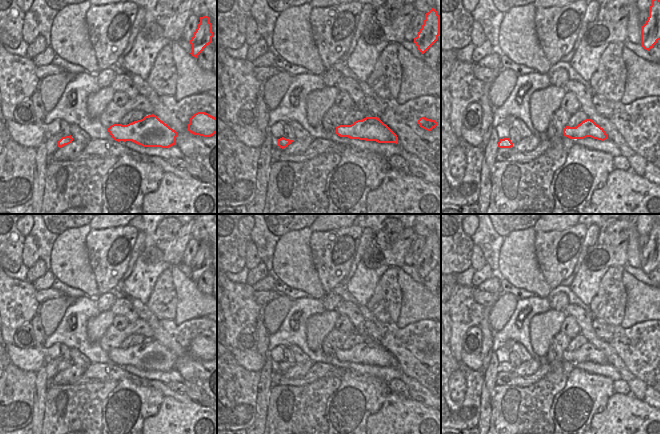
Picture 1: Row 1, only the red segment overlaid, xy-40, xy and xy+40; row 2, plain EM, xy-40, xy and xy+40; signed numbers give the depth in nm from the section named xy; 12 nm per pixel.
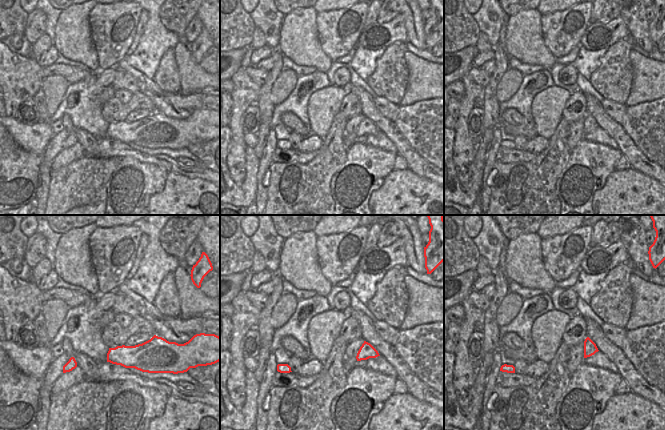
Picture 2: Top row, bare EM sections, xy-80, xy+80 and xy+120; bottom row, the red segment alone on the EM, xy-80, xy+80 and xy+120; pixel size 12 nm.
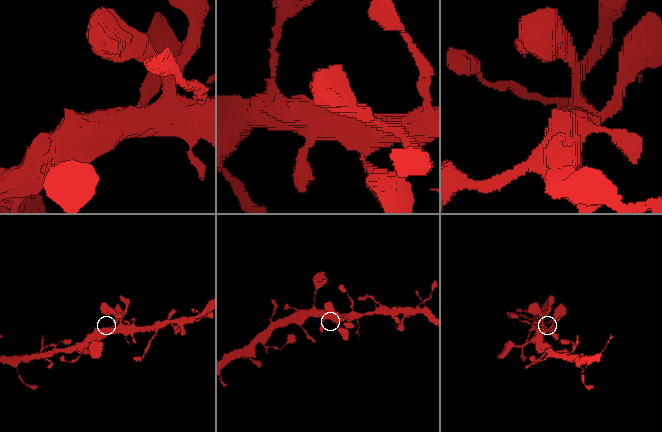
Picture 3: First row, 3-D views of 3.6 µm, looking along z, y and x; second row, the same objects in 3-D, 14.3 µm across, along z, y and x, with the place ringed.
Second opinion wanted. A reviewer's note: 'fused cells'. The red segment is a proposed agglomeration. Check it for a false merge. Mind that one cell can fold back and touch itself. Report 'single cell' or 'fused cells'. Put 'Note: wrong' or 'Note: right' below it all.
single cell
Note: wrong

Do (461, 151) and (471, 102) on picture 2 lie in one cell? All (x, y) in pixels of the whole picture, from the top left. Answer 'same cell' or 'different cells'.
same cell

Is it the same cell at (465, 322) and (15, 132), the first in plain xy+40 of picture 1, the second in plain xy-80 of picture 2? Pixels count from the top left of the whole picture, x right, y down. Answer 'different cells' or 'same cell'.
different cells

